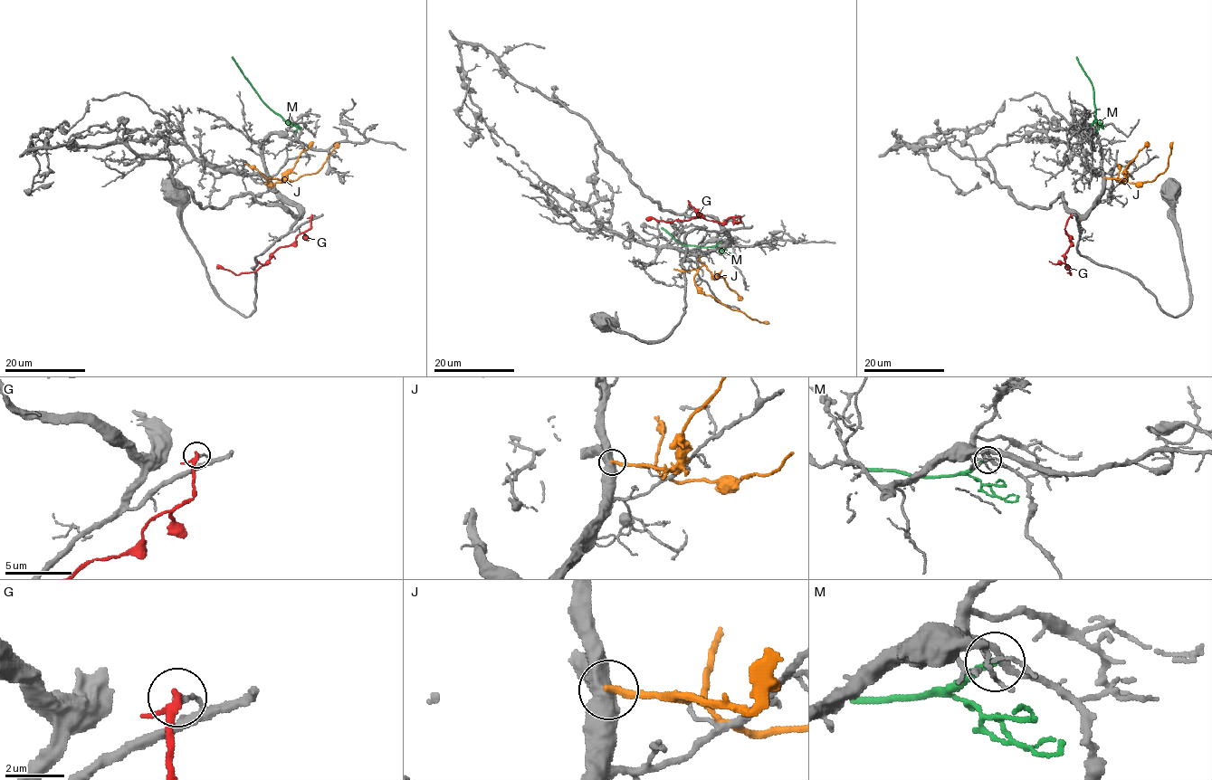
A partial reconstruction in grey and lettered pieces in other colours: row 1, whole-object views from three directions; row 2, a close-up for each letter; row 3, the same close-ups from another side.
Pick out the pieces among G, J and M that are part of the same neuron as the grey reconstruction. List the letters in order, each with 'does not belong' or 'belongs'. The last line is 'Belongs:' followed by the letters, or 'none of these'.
G: does not belong
J: does not belong
M: does not belong
Belongs: none of these

